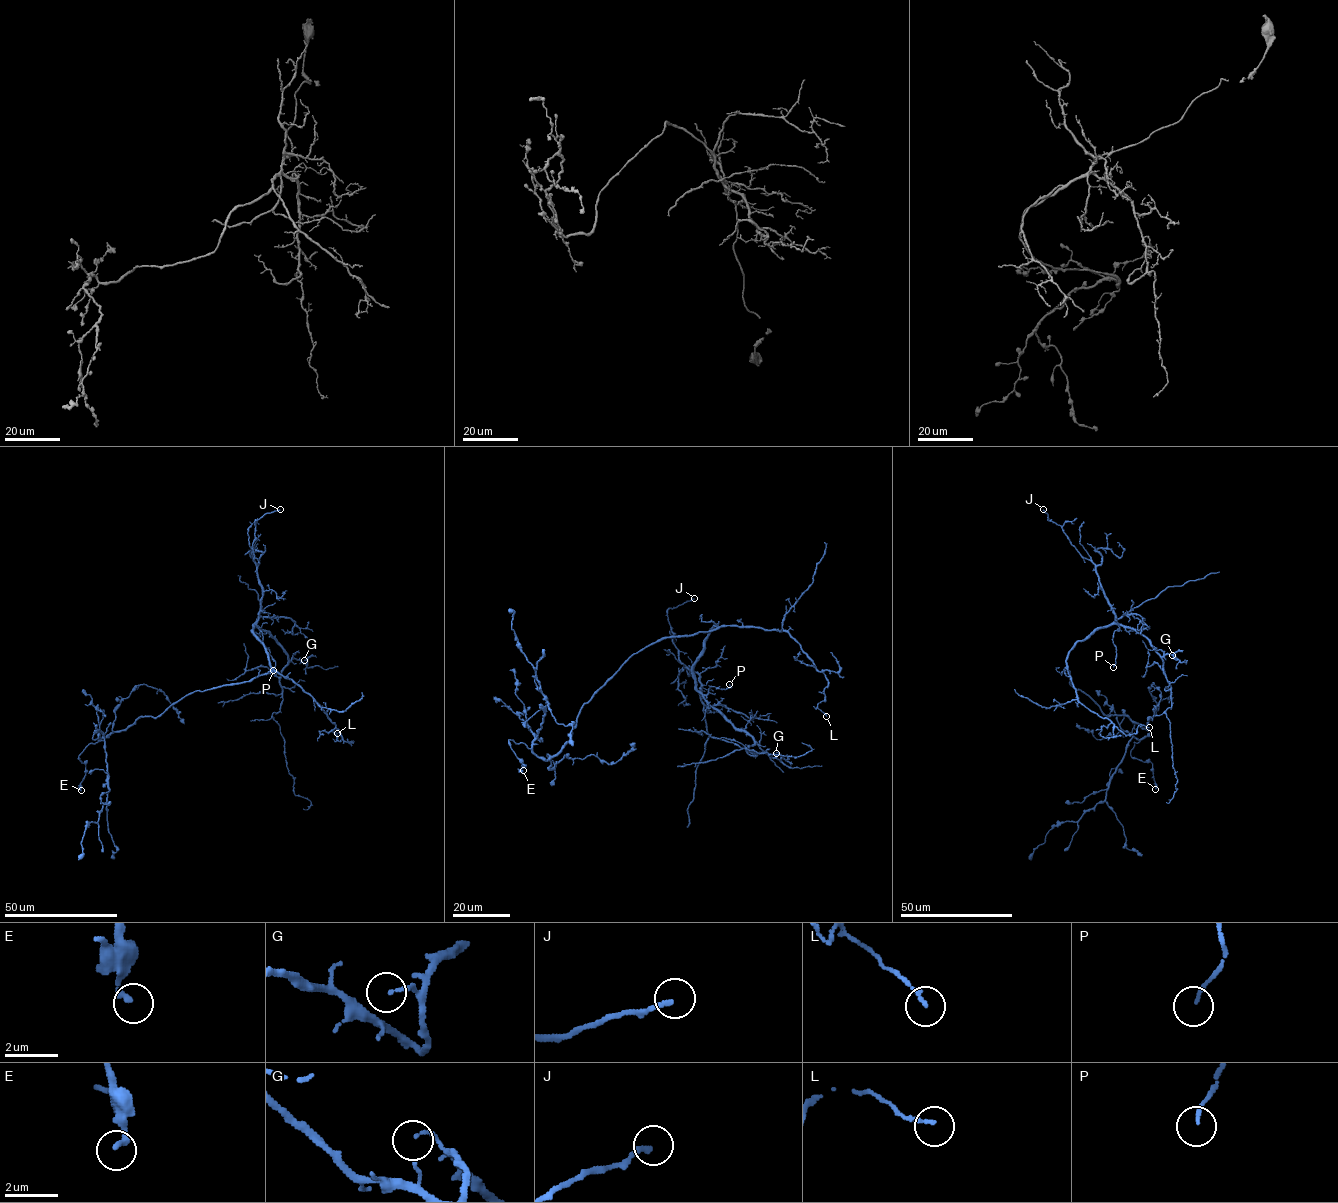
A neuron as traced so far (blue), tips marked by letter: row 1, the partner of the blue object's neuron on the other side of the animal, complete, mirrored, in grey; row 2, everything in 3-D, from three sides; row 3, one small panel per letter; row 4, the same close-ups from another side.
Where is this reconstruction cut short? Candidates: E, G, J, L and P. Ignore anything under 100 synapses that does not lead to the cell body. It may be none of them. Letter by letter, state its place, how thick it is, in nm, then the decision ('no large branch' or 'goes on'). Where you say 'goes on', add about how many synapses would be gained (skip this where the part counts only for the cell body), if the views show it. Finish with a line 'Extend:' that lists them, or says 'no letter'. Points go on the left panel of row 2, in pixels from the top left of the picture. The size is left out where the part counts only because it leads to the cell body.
E: (81, 790) | 220 nm | no large branch
G: (304, 660) | 110 nm | no large branch
J: (280, 509) | 190 nm | no large branch
L: (337, 733) | 130 nm | no large branch
P: (273, 670) | 120 nm | no large branch
Extend: no letter

